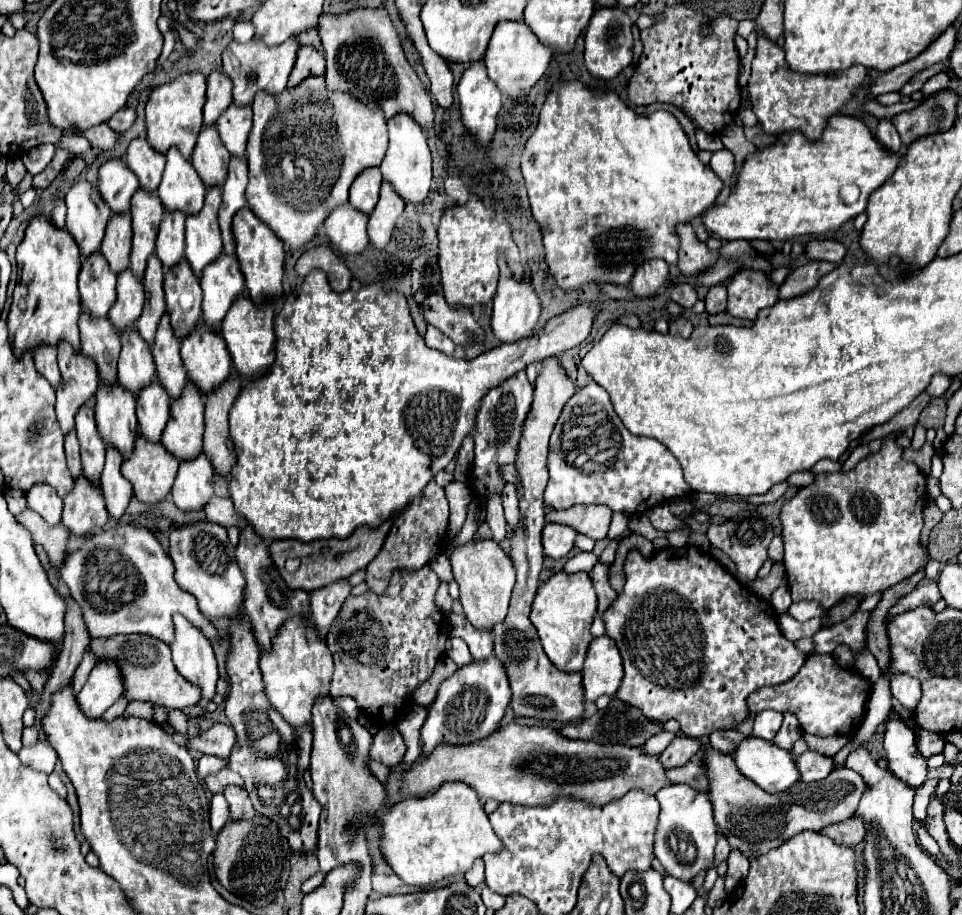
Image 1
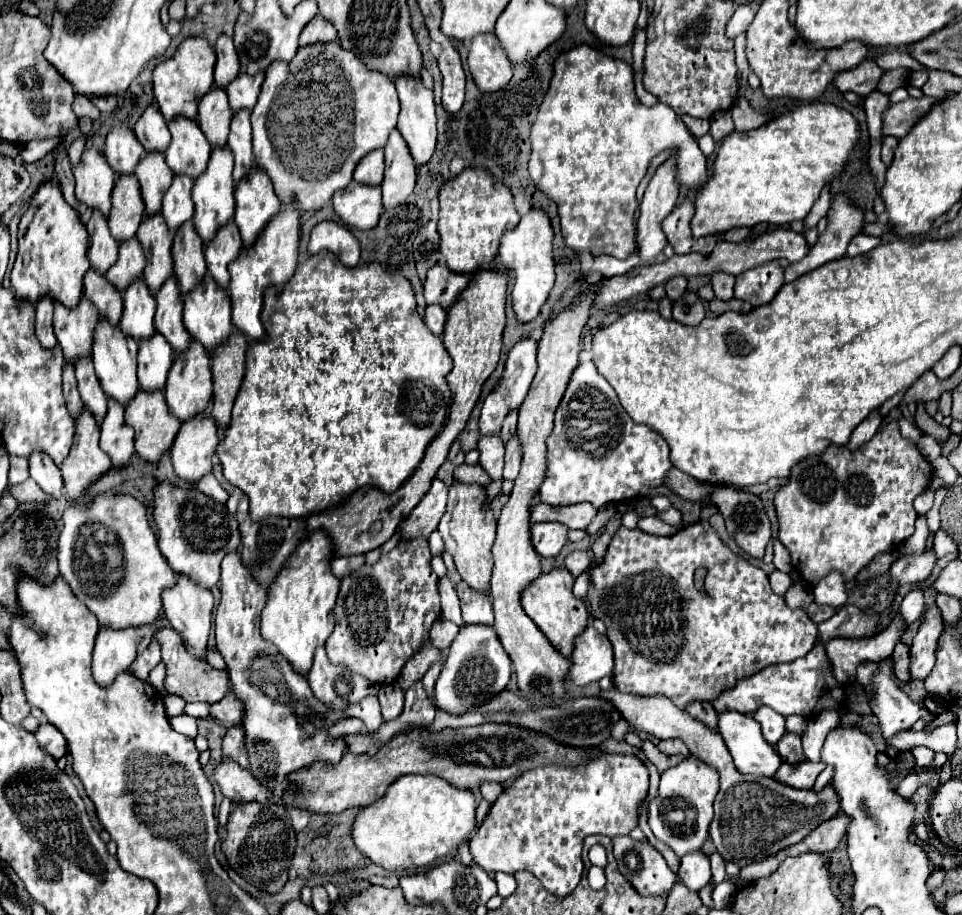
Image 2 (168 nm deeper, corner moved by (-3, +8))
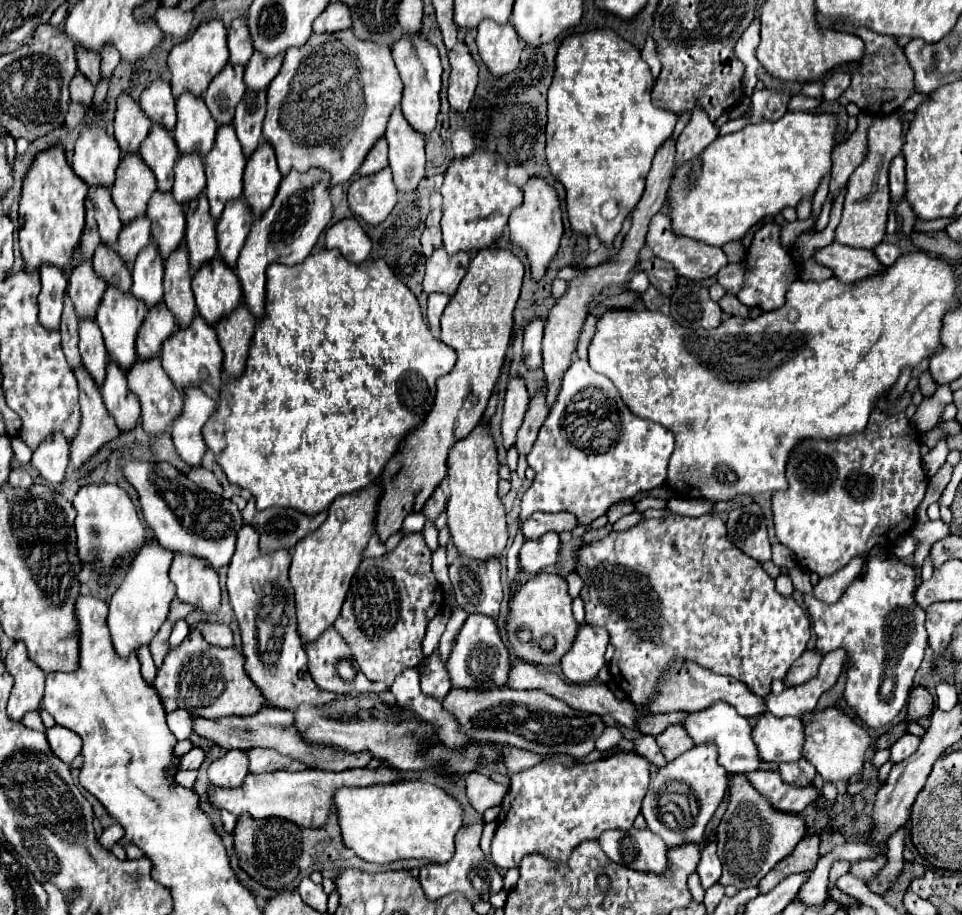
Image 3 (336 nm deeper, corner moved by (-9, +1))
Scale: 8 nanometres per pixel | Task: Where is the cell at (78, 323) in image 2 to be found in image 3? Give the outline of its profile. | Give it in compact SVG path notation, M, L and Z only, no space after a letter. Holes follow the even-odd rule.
M90 261L78 263L78 267L72 271L68 285L68 295L76 307L78 317L94 317L104 291L106 291L104 279L96 275L92 263Z

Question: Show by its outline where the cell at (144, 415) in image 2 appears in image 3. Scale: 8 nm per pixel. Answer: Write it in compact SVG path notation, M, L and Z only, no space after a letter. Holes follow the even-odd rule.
M136 357L134 365L128 369L126 377L128 377L130 391L134 391L138 395L138 399L140 399L144 431L156 435L156 433L162 433L162 431L170 429L170 425L176 419L176 415L182 411L182 393L174 387L172 379L162 369L160 357L152 357L152 359L138 359Z

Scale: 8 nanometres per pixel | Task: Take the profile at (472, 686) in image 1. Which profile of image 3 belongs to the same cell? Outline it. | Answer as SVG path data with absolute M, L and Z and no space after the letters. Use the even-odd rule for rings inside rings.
M468 615L464 621L462 629L458 631L454 639L454 647L448 657L448 671L452 677L454 687L462 689L478 689L486 691L492 687L502 687L508 679L508 667L510 667L510 657L508 649L500 639L496 621L488 615Z

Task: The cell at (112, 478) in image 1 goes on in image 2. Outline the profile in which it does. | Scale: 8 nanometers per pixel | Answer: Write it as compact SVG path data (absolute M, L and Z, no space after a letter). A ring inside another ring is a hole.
M108 404L106 420L102 422L100 432L100 448L110 456L112 466L116 470L128 468L134 456L134 430L124 422L124 408Z

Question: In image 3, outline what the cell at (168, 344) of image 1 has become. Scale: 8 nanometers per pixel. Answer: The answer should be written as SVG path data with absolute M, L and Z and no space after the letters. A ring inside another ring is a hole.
M184 243L166 259L166 273L164 273L164 303L174 313L176 323L180 327L188 327L196 315L194 293L190 287L192 281L192 267L188 263L188 249Z

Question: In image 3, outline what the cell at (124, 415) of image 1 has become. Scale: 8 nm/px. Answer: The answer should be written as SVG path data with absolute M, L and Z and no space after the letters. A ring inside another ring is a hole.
M112 285L106 287L102 297L104 299L100 299L98 313L96 313L96 323L100 325L100 331L104 335L104 343L106 343L108 355L112 359L116 359L116 363L124 371L128 371L128 367L132 367L132 363L136 359L136 333L138 333L138 327L144 321L144 315L146 315L148 309L144 307L144 301L136 299L130 291L122 293L116 287L112 287Z

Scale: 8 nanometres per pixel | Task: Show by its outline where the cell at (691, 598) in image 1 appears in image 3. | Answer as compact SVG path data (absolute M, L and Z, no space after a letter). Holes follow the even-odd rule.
M670 513L662 519L642 519L624 533L612 531L600 541L584 543L576 555L576 573L584 579L580 597L586 609L586 623L608 629L614 647L610 675L632 703L650 699L666 661L674 655L694 659L718 675L740 677L750 691L766 697L772 681L784 679L788 667L804 653L810 641L808 613L794 597L780 595L762 565L748 559L728 541L726 525L714 513L700 517Z

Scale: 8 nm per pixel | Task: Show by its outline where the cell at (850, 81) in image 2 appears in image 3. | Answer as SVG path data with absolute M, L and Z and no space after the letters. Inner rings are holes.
M834 71L822 87L822 97L828 101L834 101L848 89L848 85L850 85L850 75L844 71Z

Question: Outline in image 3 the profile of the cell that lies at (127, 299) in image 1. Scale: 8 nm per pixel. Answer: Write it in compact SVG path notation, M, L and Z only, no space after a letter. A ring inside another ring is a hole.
M144 213L122 227L116 241L116 251L128 265L132 265L140 249L146 247L148 243L150 243L150 219Z

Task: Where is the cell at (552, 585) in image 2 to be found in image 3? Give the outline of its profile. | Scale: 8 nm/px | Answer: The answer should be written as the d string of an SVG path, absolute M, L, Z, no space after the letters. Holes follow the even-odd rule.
M536 573L526 583L522 583L510 599L510 611L506 617L506 631L508 631L508 639L510 639L510 645L516 653L516 657L520 657L522 661L536 663L536 665L558 665L562 655L572 647L576 631L578 631L578 623L572 617L572 597L568 595L566 581L560 575ZM520 625L526 625L532 629L532 641L530 643L520 643L516 639L516 629ZM544 635L556 637L556 649L552 653L542 653L538 647L538 641Z

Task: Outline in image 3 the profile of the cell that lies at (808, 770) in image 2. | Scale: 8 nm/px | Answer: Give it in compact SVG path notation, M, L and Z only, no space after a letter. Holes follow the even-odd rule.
M752 771L744 777L768 799L770 807L780 813L800 813L808 803L816 799L816 787L788 787L778 773Z

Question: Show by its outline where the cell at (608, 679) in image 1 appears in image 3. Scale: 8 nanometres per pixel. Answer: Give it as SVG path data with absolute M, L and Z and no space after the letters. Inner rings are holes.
M580 625L572 649L562 657L560 667L570 683L588 683L596 679L598 671L606 665L604 653L608 647L608 631L604 627Z

